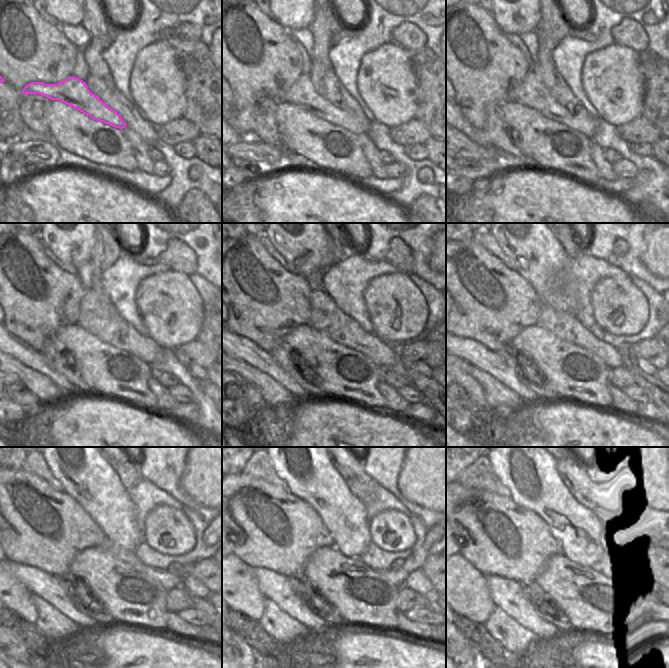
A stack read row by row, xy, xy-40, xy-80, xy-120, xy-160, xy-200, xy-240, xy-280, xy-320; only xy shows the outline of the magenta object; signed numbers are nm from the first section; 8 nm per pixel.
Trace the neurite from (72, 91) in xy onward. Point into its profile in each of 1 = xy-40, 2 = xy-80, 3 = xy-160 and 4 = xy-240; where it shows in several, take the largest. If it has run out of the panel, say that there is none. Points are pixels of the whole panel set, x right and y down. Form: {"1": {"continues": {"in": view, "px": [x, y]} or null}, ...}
{"1": {"continues": {"in": "xy-40", "px": [302, 93]}}, "2": {"continues": {"in": "xy-80", "px": [531, 93]}}, "3": {"continues": {"in": "xy-160", "px": [325, 316]}}, "4": {"continues": {"in": "xy-240", "px": [168, 581]}}}

